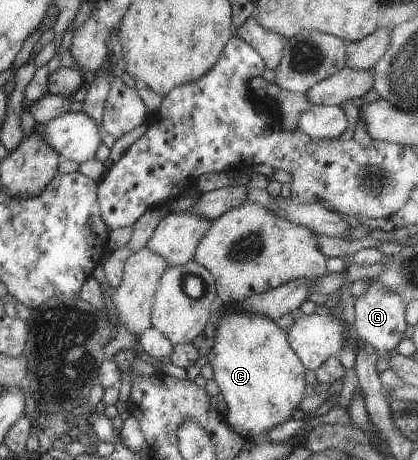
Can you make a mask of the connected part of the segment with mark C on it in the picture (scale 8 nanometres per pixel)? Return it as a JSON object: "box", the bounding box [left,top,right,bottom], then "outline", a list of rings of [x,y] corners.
{"box":[206,311,304,439],"outline":[[[231,311],[223,315],[221,321],[217,323],[216,335],[216,343],[206,357],[211,367],[213,380],[219,387],[226,405],[225,421],[229,423],[233,433],[243,436],[244,439],[264,438],[267,430],[285,421],[285,415],[289,419],[291,411],[303,399],[304,365],[299,363],[300,359],[288,343],[285,331],[277,327],[274,321],[265,315],[257,315],[257,313],[245,315],[245,311]]]}

